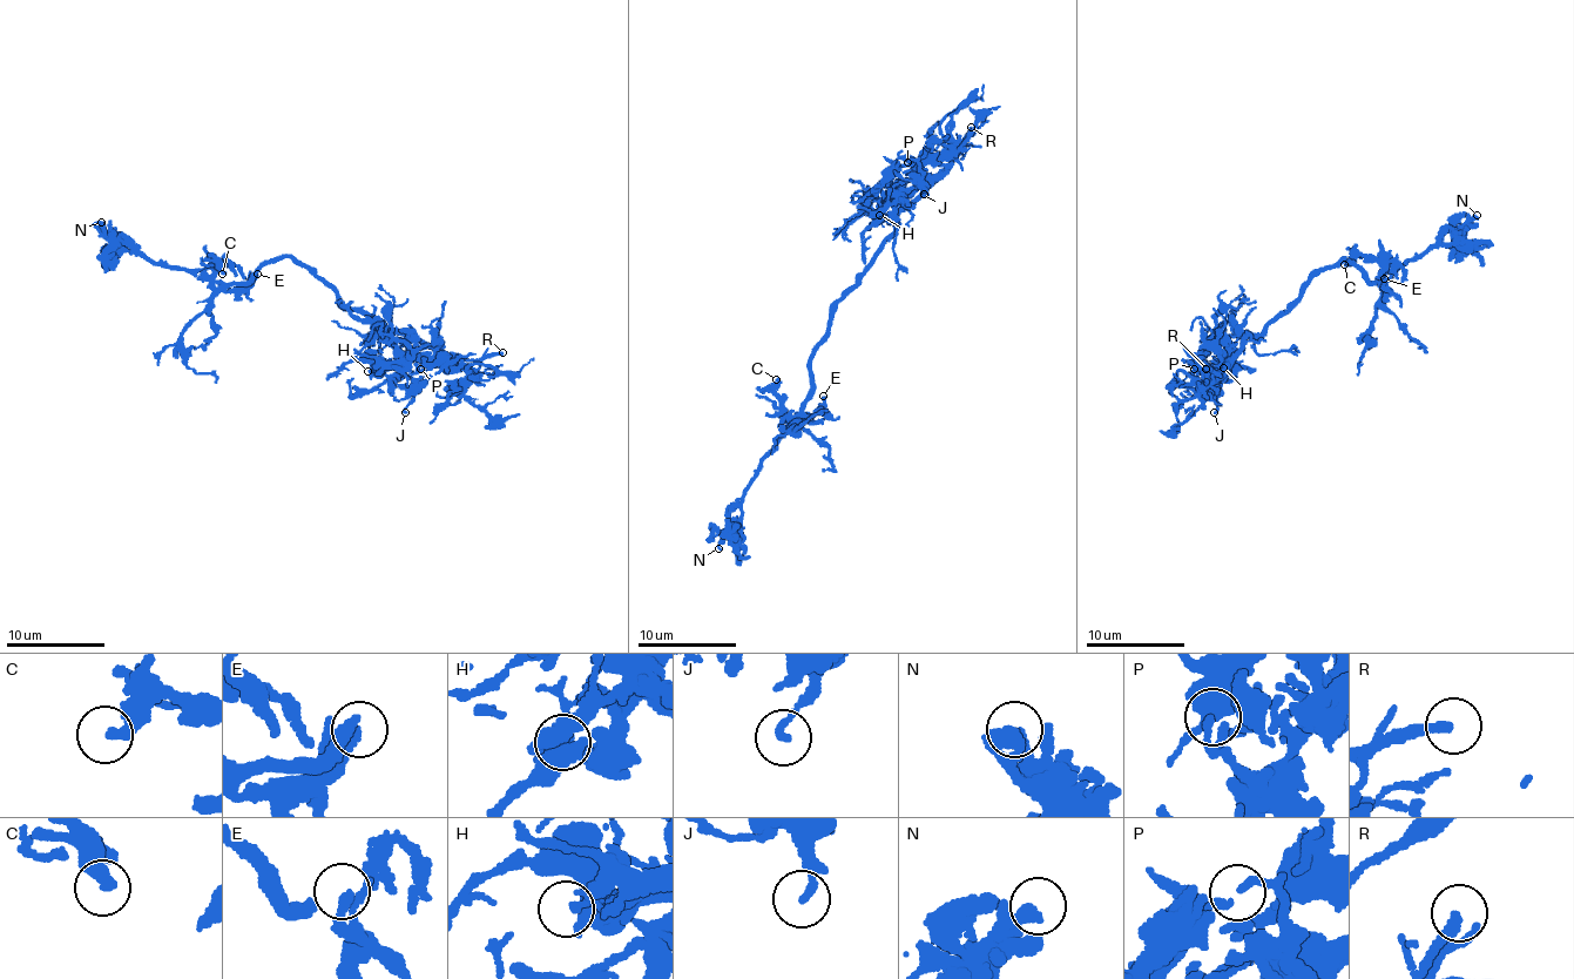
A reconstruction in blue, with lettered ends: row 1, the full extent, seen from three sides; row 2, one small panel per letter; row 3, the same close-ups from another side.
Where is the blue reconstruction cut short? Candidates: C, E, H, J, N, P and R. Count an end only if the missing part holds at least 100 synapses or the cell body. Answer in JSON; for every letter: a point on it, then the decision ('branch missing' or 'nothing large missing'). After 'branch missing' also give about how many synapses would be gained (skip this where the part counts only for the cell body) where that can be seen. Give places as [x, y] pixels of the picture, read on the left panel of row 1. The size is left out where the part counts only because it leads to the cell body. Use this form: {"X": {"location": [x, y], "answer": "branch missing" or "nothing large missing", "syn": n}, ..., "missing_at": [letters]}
{"C": {"location": [222, 274], "answer": "nothing large missing"}, "E": {"location": [257, 274], "answer": "nothing large missing"}, "H": {"location": [367, 371], "answer": "nothing large missing"}, "J": {"location": [405, 412], "answer": "nothing large missing"}, "N": {"location": [101, 222], "answer": "nothing large missing"}, "P": {"location": [420, 369], "answer": "nothing large missing"}, "R": {"location": [502, 352], "answer": "branch missing"}, "missing_at": ["R"]}

